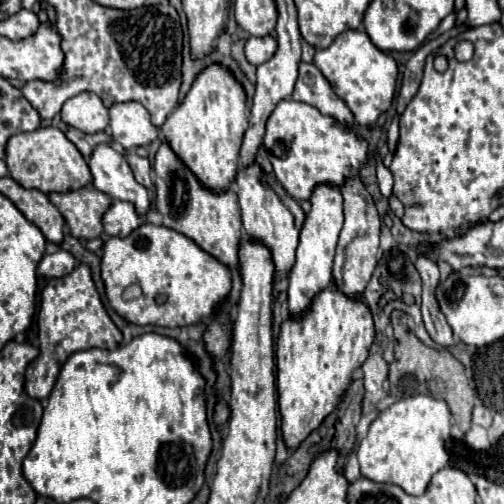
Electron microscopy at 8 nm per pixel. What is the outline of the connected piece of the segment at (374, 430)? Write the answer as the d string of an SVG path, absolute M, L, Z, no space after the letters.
M412 395L396 401L386 411L378 415L378 419L370 425L366 437L358 443L358 463L360 471L366 479L376 483L394 483L402 487L408 495L422 495L432 479L432 475L448 465L448 453L444 449L446 437L450 437L450 409L444 401L428 397L428 395Z

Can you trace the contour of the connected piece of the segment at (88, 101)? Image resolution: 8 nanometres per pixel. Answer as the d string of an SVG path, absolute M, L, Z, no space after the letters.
M78 93L62 105L62 121L84 133L104 131L108 125L108 109L94 93Z

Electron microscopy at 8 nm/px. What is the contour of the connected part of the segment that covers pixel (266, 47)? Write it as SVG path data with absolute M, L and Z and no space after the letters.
M266 35L266 37L250 37L246 41L246 59L252 65L260 65L268 61L276 53L276 39Z

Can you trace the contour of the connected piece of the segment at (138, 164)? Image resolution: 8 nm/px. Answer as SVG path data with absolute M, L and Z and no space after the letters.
M128 153L126 159L128 159L128 163L130 163L132 171L134 171L136 181L138 181L140 185L144 185L146 189L152 189L152 177L150 177L150 169L152 169L152 167L150 167L150 161L148 161L146 157L138 157L138 155L134 155L134 153Z

